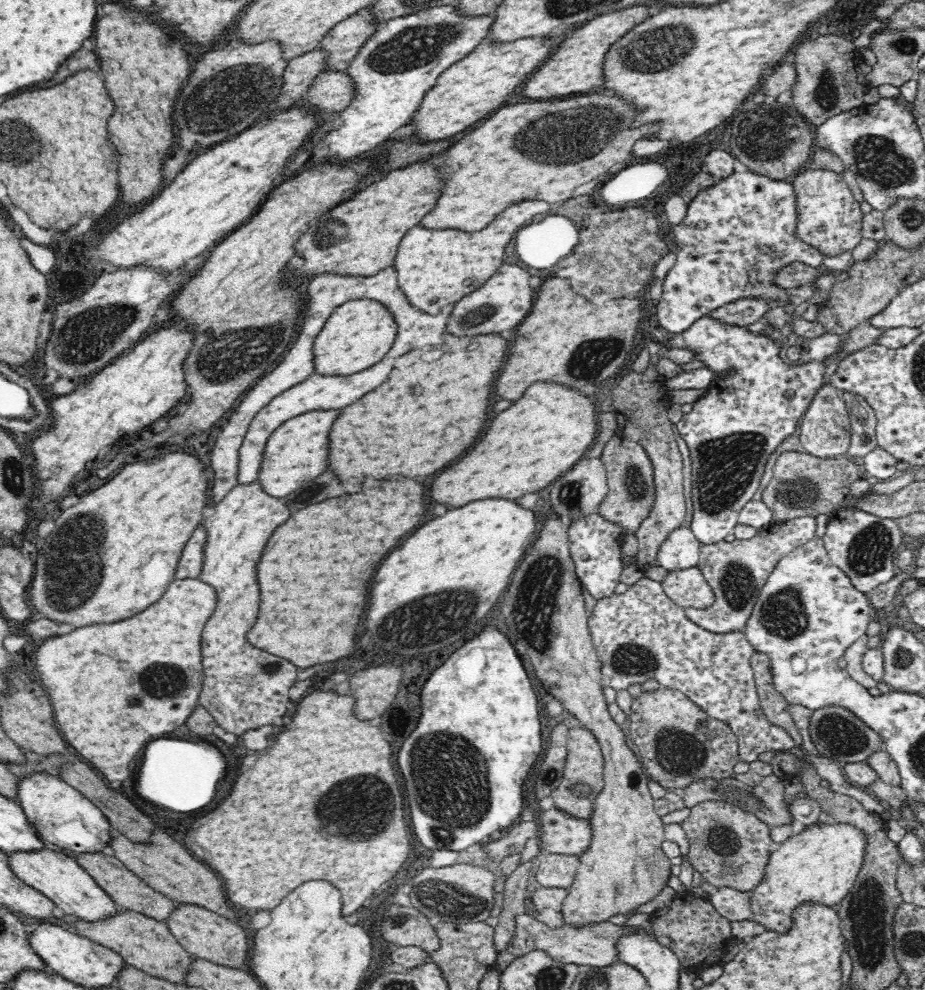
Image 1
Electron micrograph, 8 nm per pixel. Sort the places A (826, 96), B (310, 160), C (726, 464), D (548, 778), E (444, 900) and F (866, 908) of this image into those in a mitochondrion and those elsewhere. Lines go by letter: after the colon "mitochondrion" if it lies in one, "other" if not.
A: mitochondrion
B: other
C: mitochondrion
D: mitochondrion
E: mitochondrion
F: mitochondrion

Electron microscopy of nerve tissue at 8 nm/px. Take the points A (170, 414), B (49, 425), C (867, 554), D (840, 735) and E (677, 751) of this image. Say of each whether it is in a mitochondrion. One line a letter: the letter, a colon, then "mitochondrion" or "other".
A: other
B: other
C: mitochondrion
D: mitochondrion
E: mitochondrion

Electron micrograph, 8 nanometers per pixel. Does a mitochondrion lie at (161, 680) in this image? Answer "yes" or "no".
yes

